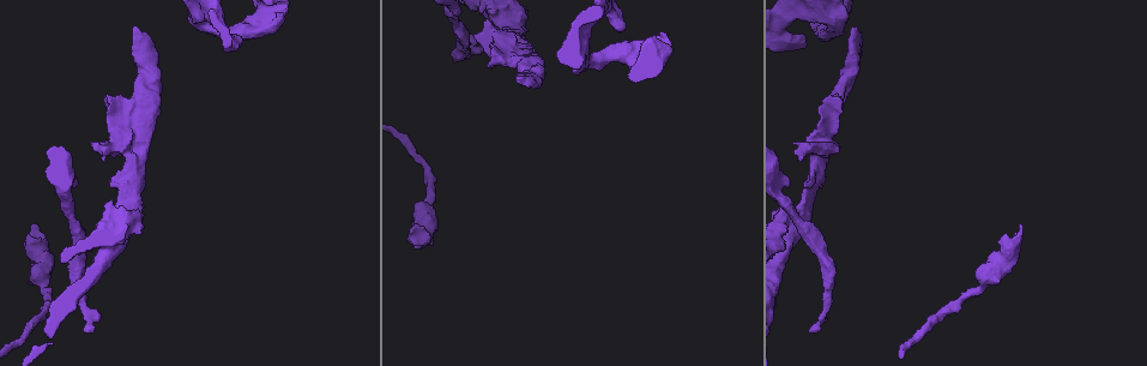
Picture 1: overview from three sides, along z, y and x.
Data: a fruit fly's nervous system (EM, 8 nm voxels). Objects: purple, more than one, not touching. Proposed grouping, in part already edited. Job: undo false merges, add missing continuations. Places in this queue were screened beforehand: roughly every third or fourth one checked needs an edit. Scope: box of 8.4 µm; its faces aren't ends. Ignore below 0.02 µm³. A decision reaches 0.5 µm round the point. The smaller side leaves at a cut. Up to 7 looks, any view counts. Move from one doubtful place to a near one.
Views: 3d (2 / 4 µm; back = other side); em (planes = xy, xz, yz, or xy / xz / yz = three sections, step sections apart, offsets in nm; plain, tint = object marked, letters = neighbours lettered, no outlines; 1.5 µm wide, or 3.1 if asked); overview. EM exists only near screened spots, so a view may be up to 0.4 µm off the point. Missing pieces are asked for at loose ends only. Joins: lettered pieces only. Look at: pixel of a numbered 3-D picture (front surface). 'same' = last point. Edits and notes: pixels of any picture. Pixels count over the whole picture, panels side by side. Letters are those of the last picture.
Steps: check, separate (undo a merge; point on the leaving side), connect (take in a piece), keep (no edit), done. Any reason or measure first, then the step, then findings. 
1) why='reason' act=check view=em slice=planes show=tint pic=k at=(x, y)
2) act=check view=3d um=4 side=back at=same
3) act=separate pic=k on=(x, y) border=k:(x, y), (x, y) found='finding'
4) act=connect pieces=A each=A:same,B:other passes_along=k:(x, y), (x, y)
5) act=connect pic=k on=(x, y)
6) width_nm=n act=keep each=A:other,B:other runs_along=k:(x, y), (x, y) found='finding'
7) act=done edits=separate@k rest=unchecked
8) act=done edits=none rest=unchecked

act=check view=em slice=planes show=letters pic=1 at=(474, 35)

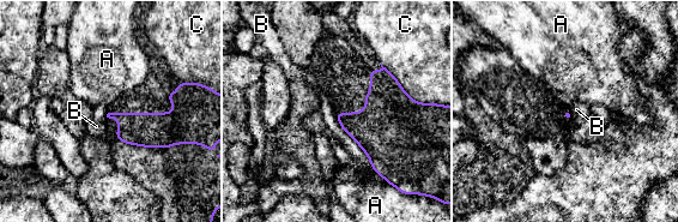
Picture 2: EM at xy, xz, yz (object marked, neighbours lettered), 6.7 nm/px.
act=keep each=A:other,B:other,C:other border=2:(334, 114), (344, 130) found='no lettered piece goes on from it'

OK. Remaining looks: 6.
why='tapers out' act=check view=3d um=2 pic=1 at=(813, 327)

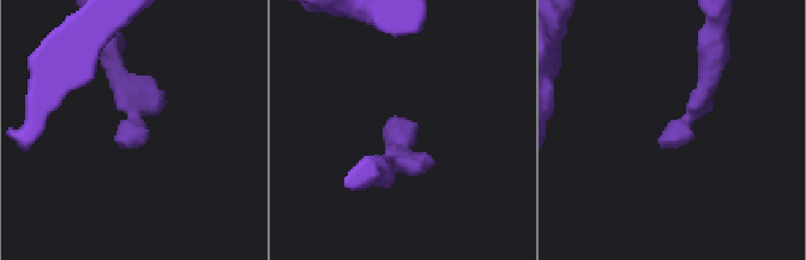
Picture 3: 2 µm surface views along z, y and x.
why='shape alone is not enough' act=check view=em slice=yz step=4 show=tint pic=3 at=(668, 127)

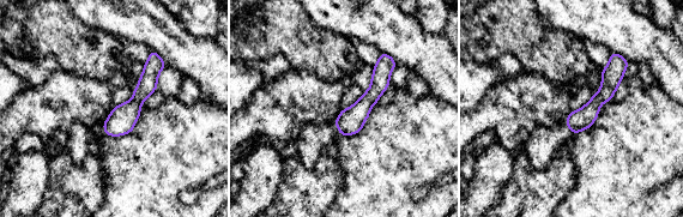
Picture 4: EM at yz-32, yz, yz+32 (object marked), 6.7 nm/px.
act=check view=em slice=planes show=letters at=same

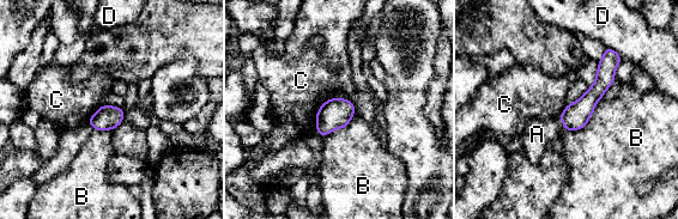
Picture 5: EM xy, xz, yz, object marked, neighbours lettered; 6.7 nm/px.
longest_contact=B:340nm act=connect pieces=A each=A:same,B:other,C:other,D:other passes_along=5:(575, 116), (562, 122), (537, 134) found='it goes on there'

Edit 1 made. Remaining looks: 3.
why='thick turns thin' act=check view=em slice=xz step=8 show=letters pic=1 at=(267, 11)

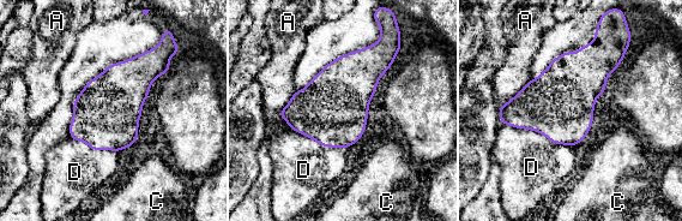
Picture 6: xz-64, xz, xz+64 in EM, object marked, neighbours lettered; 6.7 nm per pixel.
act=keep each=A:other,C:other,D:other found='all the same neuron'

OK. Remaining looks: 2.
act=done edits=connect@5 rest=unchecked

